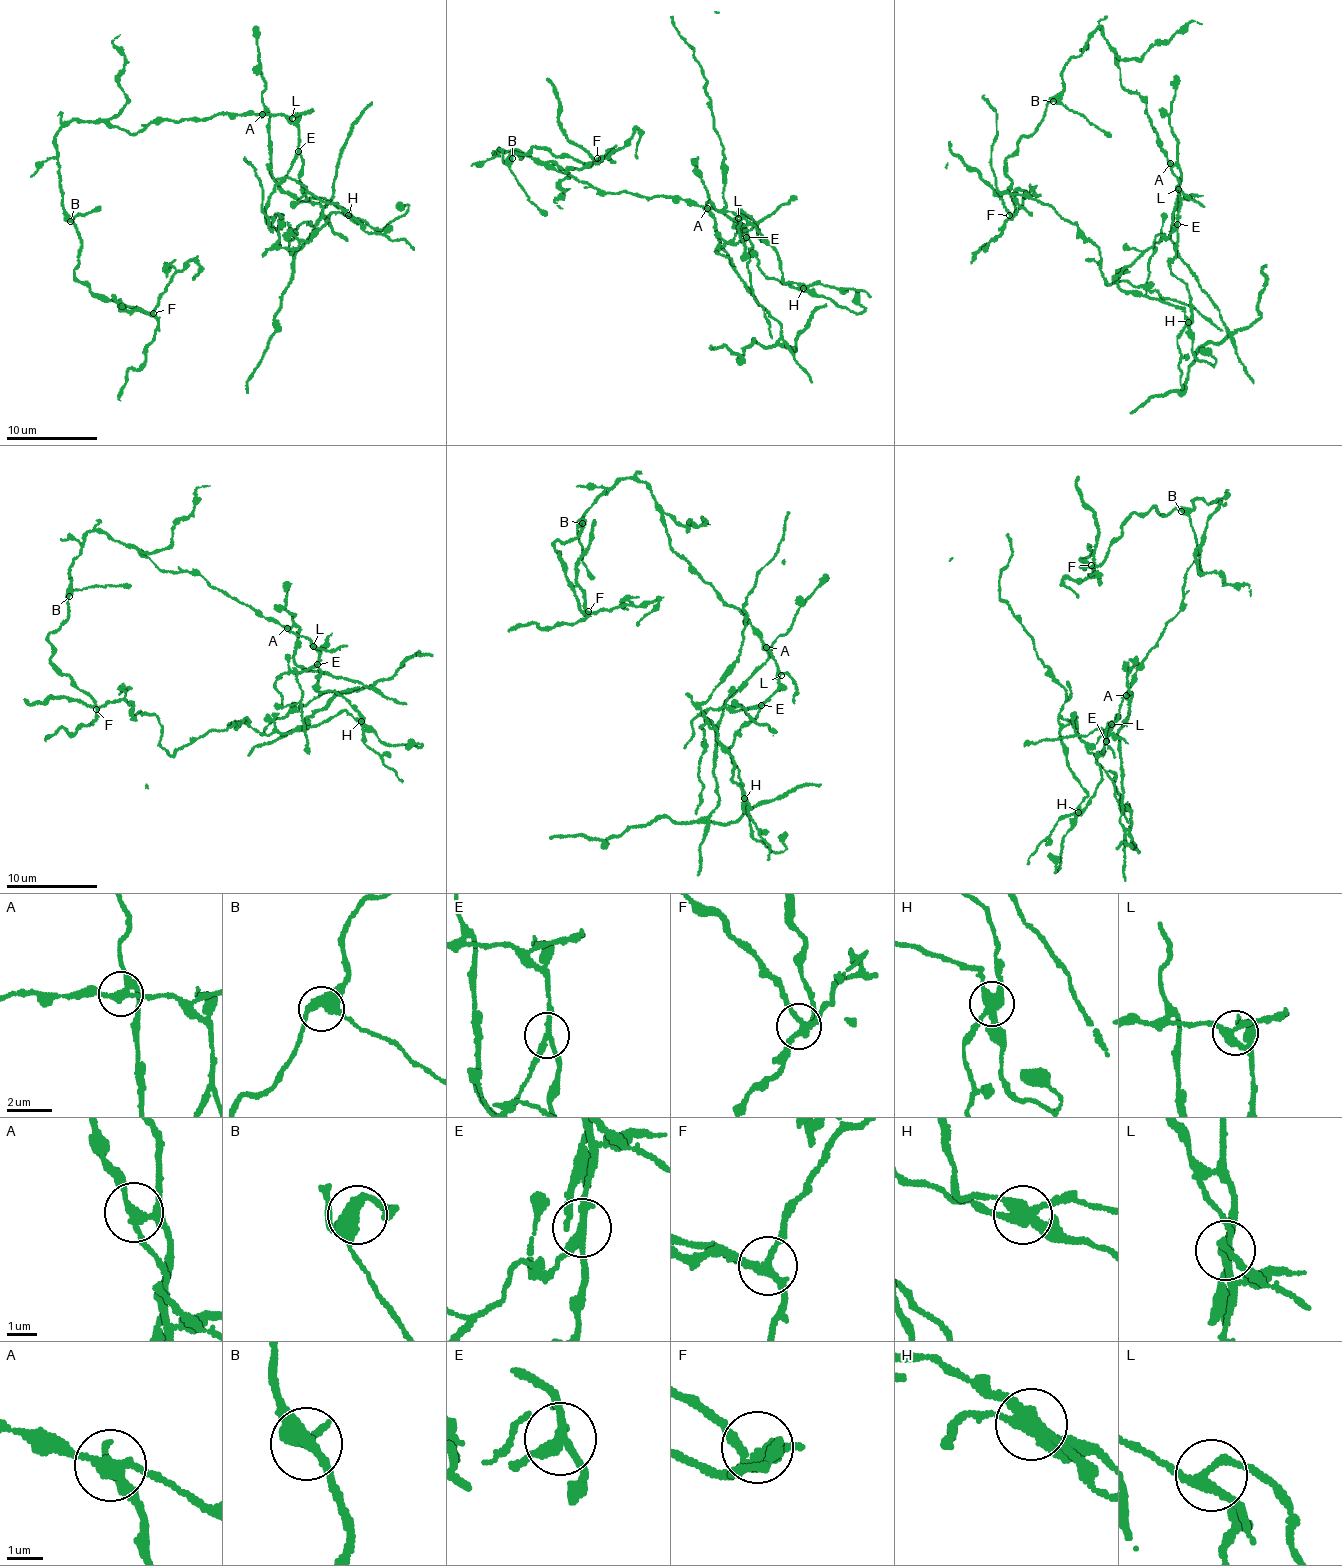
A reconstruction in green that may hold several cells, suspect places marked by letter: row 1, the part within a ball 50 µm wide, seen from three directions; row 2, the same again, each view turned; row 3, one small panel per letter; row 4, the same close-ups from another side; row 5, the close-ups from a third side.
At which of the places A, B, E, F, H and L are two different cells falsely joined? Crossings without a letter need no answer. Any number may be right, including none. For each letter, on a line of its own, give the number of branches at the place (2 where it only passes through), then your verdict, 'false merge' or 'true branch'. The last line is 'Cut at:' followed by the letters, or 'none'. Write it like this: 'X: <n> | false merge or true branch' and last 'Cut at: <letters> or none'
A: 4 | false merge
B: 3 | true branch
E: 3 | false merge
F: 4 | true branch
H: 3 | false merge
L: 3 | true branch
Cut at: A, E, H

